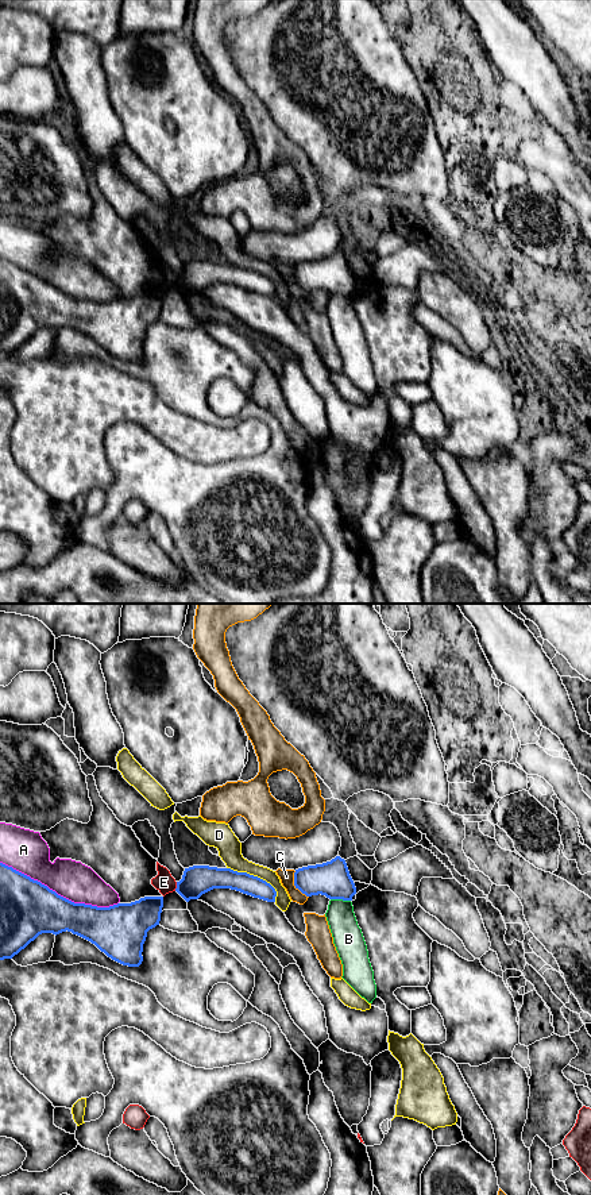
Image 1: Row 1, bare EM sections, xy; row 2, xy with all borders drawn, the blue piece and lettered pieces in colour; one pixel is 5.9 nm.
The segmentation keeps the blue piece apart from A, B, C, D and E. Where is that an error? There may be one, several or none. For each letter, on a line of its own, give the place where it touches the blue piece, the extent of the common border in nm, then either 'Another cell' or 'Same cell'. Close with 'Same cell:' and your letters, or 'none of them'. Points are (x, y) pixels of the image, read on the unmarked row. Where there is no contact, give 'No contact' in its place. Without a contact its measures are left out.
A: Touches blue at xy (60, 290). Shared border 750 nm. Another cell
B: Touches blue at xy (340, 293). Shared border 120 nm. Another cell
C: Touches blue at xy (294, 280). Shared border 180 nm. Another cell
D: Touches blue at xy (257, 272). Shared border 360 nm. Another cell
E: Touches blue at xy (177, 281). Shared border 60 nm. Another cell
Same cell: none of them

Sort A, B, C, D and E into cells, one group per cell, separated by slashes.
A / B C / D / E

